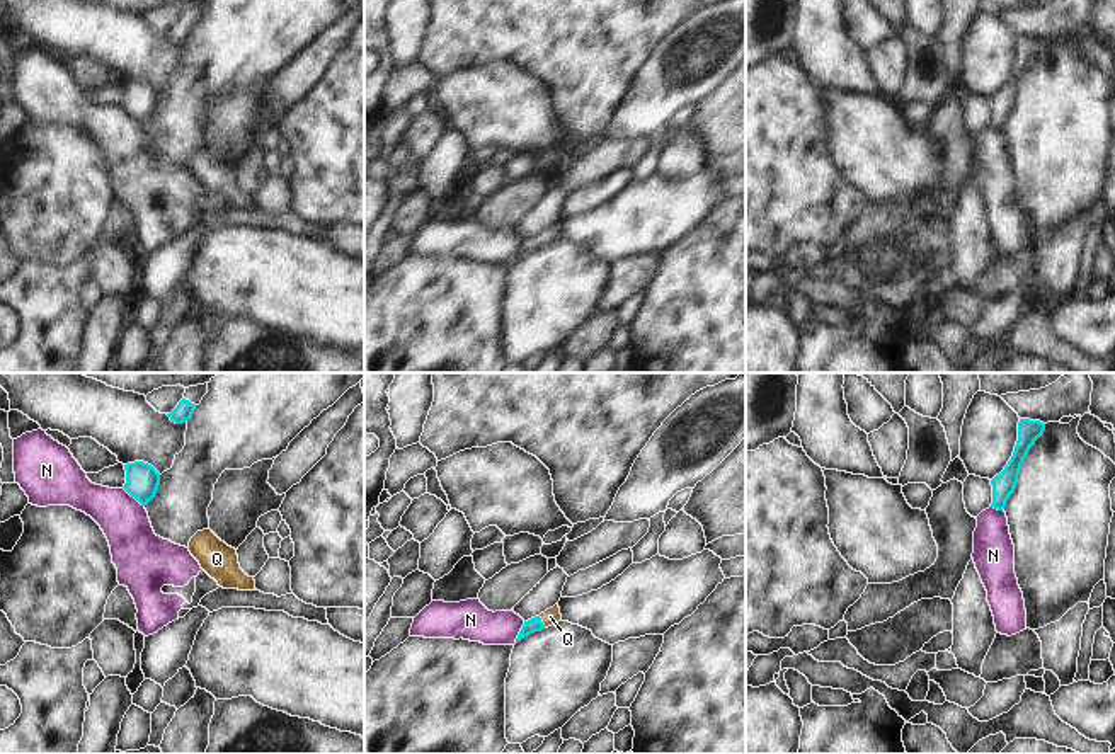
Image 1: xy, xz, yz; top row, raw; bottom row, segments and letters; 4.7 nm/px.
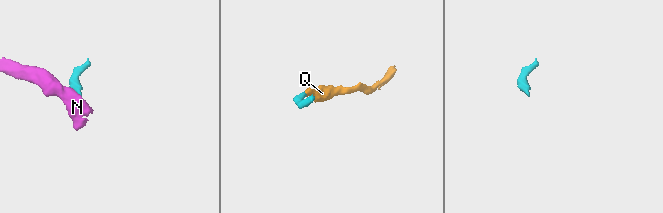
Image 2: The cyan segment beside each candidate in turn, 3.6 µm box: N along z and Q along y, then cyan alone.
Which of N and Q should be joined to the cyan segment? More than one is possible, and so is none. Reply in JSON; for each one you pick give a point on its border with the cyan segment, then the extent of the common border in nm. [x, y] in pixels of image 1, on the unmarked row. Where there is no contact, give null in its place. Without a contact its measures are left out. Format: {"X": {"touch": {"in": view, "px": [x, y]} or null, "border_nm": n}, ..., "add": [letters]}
{"Q": {"touch": {"in": "xz", "px": [542, 240]}, "border_nm": 70}, "add": ["Q"]}

